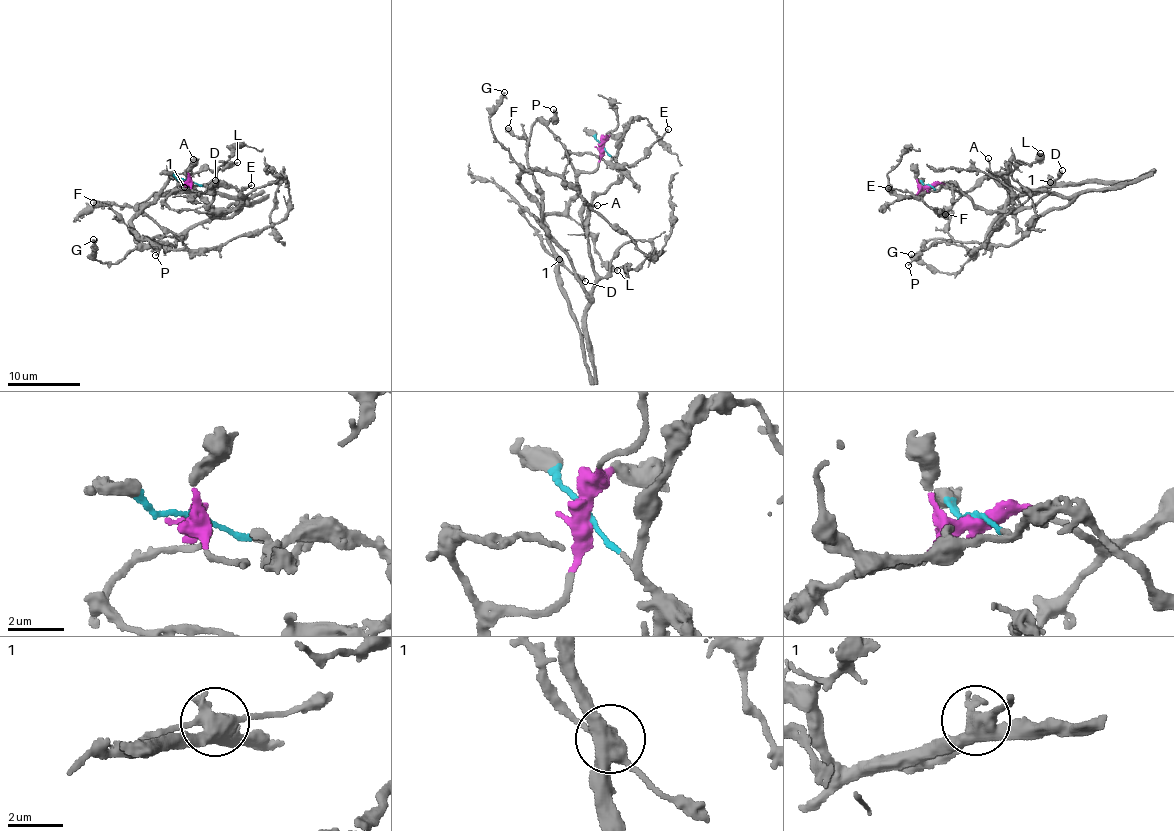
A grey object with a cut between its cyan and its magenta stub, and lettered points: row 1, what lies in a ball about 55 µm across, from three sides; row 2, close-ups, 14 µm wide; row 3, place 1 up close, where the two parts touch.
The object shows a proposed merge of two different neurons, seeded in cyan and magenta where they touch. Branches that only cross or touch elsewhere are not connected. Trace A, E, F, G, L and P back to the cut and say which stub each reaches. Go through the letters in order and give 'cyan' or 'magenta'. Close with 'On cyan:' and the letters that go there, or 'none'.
A: cyan
E: magenta
F: cyan
G: magenta
L: magenta
P: cyan
On cyan: A, F, P

